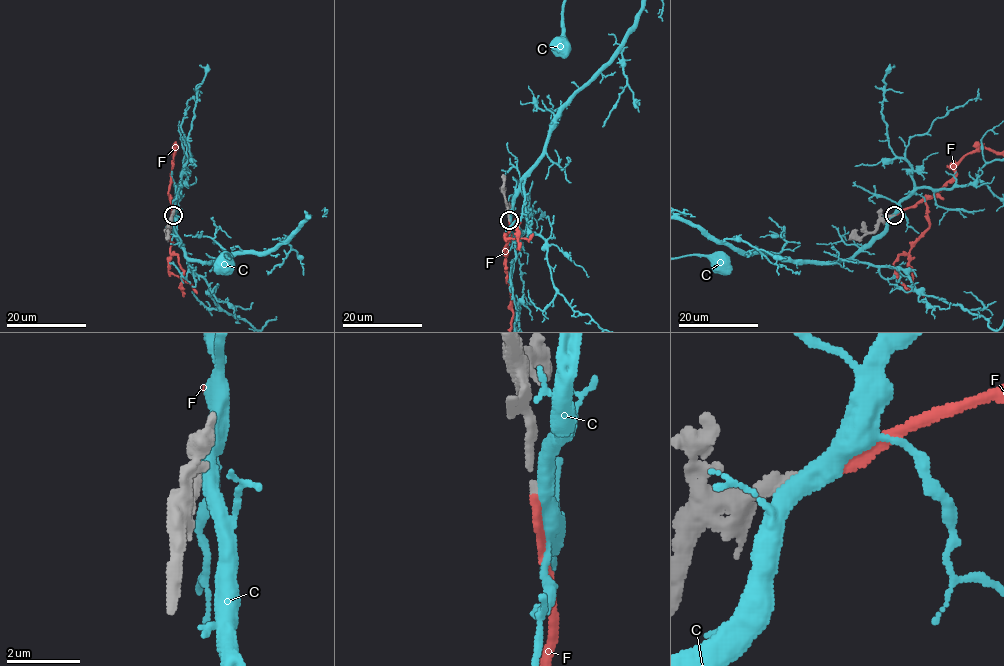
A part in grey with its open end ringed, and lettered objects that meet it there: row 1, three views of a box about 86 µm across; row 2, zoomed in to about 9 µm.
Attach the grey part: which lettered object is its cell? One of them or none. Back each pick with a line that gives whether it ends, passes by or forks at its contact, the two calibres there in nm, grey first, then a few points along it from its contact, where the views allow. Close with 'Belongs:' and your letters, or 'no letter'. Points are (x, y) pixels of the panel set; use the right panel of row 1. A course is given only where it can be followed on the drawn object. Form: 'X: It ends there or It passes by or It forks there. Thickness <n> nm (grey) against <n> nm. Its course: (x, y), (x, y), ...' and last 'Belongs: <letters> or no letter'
F: It ends there. Thickness 180 nm (grey) against 280 nm
Belongs: F

